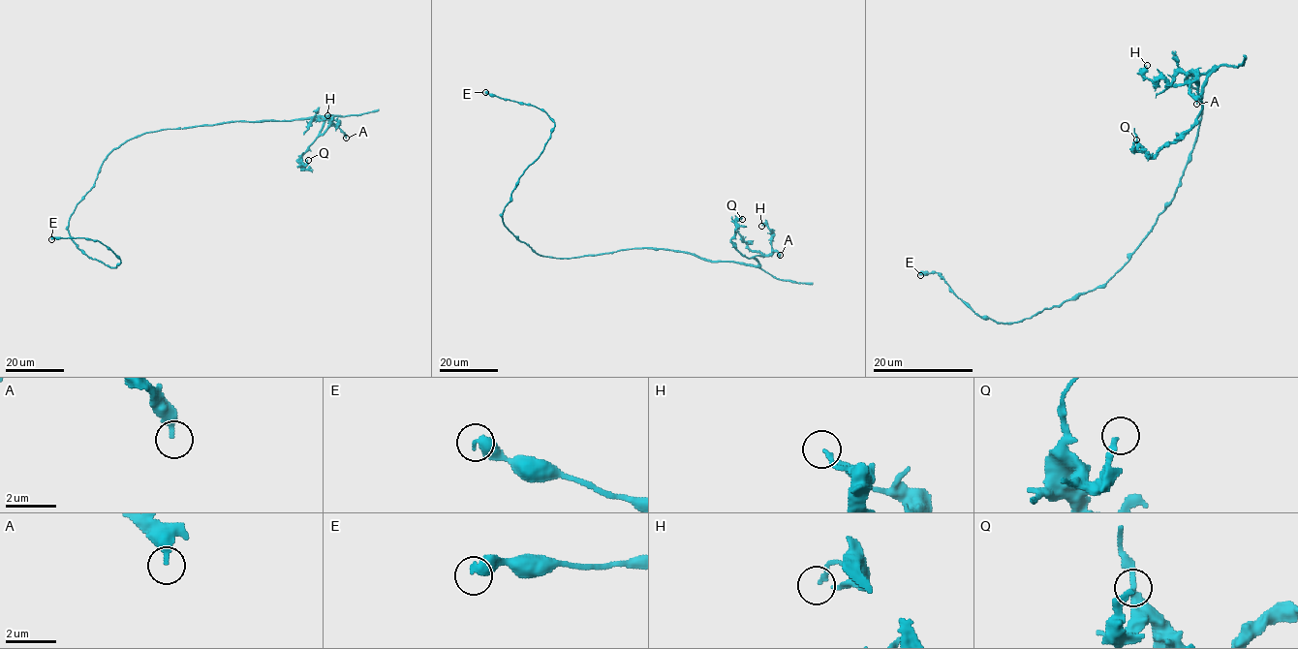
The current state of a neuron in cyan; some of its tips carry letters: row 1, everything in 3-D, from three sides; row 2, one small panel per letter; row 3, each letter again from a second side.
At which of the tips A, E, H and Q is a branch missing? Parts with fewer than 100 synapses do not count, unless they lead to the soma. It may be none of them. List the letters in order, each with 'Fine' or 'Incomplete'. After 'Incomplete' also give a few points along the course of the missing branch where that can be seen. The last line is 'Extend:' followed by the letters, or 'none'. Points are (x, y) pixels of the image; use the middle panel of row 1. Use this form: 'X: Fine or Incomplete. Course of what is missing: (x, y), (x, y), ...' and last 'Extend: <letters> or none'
A: Fine
E: Fine
H: Fine
Q: Fine
Extend: none

